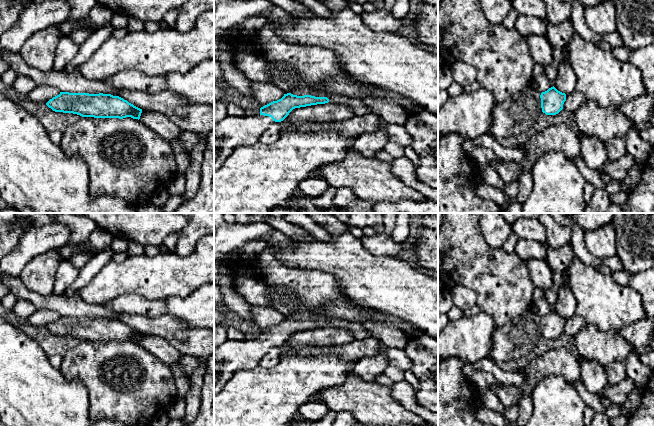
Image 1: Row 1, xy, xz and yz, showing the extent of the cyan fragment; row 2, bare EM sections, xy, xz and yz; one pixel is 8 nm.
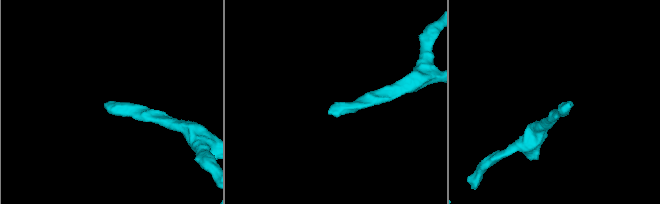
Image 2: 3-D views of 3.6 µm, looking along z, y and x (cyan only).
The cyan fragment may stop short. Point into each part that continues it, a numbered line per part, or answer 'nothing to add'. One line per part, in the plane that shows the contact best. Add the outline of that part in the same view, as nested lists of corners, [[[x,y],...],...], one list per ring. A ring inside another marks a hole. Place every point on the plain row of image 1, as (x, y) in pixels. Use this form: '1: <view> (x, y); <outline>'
1: xz (232, 356); [[[227,339],[222,345],[214,347],[214,394],[219,393],[225,383],[229,381],[237,371],[257,367],[272,346],[273,343],[271,341],[264,339],[245,341]]]

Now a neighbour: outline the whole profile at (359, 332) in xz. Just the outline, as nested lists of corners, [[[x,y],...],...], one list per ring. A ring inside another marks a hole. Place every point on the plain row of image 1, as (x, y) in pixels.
[[[300,311],[293,315],[283,315],[284,318],[291,317],[297,320],[311,319],[315,321],[327,321],[329,326],[336,328],[344,328],[349,330],[355,340],[367,339],[372,336],[372,334],[365,329],[362,323],[349,322],[344,319],[339,319],[331,316],[323,316],[320,314],[314,314],[310,312]]]

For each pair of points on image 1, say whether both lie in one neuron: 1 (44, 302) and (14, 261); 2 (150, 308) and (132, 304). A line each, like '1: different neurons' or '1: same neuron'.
1: different neurons
2: same neuron

